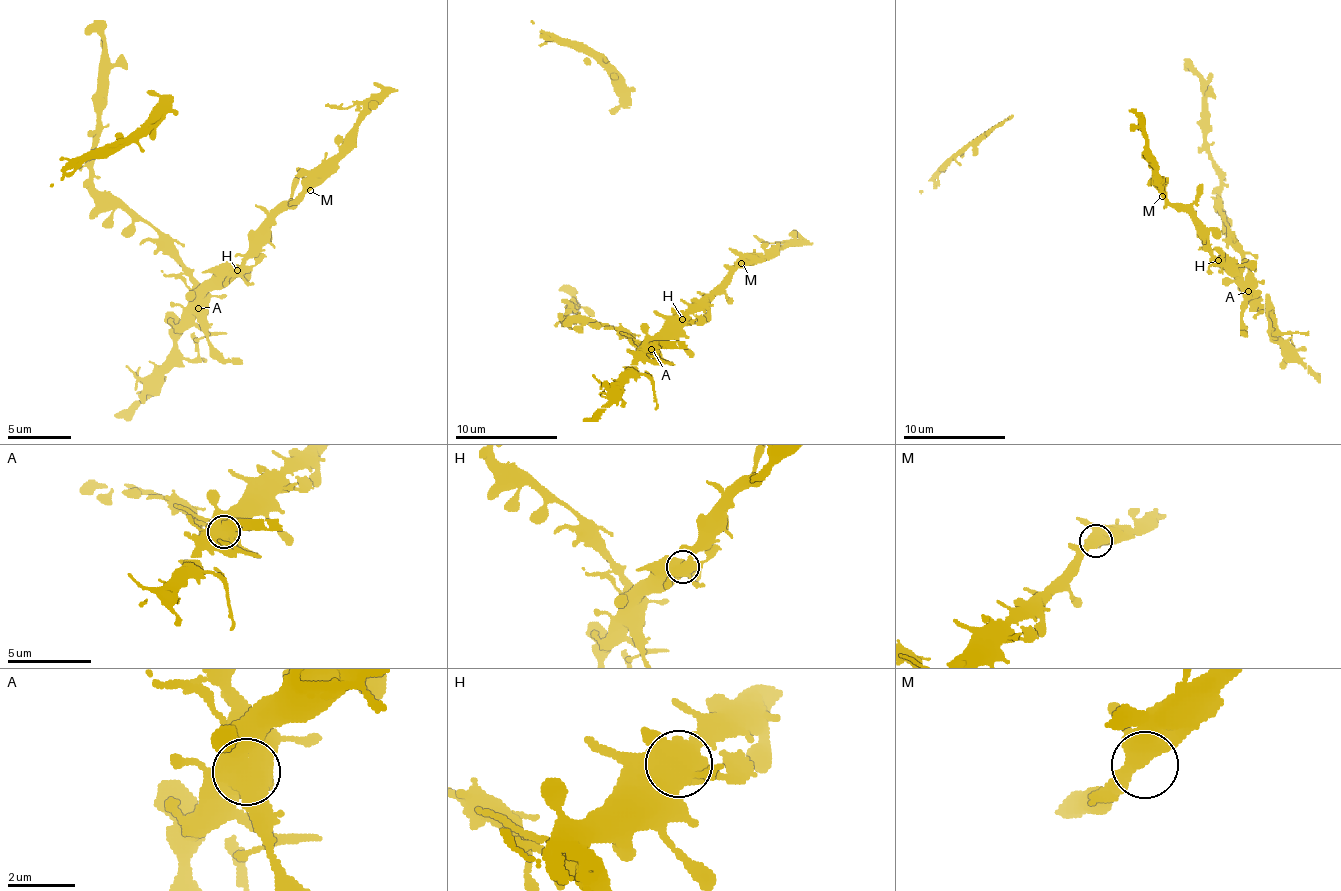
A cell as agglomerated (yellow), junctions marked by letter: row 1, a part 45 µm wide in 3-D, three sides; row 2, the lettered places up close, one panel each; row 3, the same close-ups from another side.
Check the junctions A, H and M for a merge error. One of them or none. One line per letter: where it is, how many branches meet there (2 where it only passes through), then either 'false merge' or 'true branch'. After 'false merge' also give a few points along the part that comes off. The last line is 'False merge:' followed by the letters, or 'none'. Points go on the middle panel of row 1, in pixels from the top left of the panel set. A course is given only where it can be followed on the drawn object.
A: place (651, 349); branches 5; false merge; course (652, 350), (608, 324), (565, 321), (575, 304), (575, 293), (567, 286)
H: place (682, 319); branches 5; true branch
M: place (741, 263); branches 3; true branch
False merge: A

